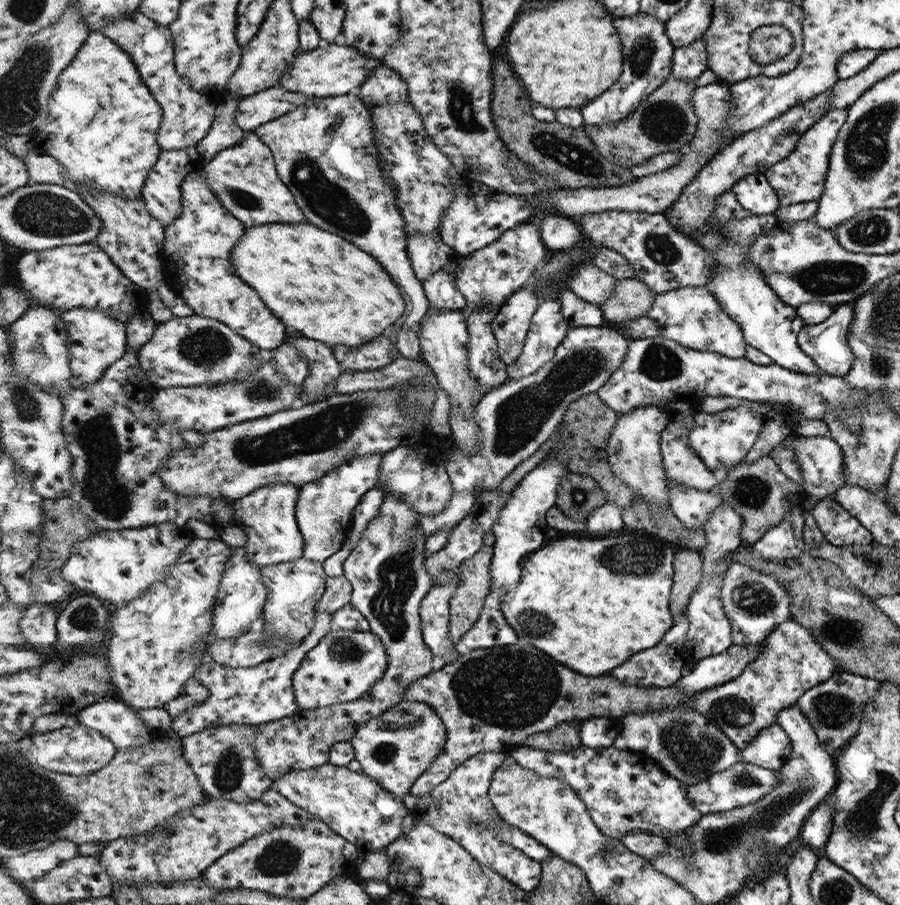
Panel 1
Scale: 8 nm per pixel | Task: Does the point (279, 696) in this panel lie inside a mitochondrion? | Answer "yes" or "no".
no

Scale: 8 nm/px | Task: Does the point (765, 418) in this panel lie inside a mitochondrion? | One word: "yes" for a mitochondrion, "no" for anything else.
no

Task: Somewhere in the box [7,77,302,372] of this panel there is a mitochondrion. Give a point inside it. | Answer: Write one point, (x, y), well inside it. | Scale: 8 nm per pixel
(42, 213)

